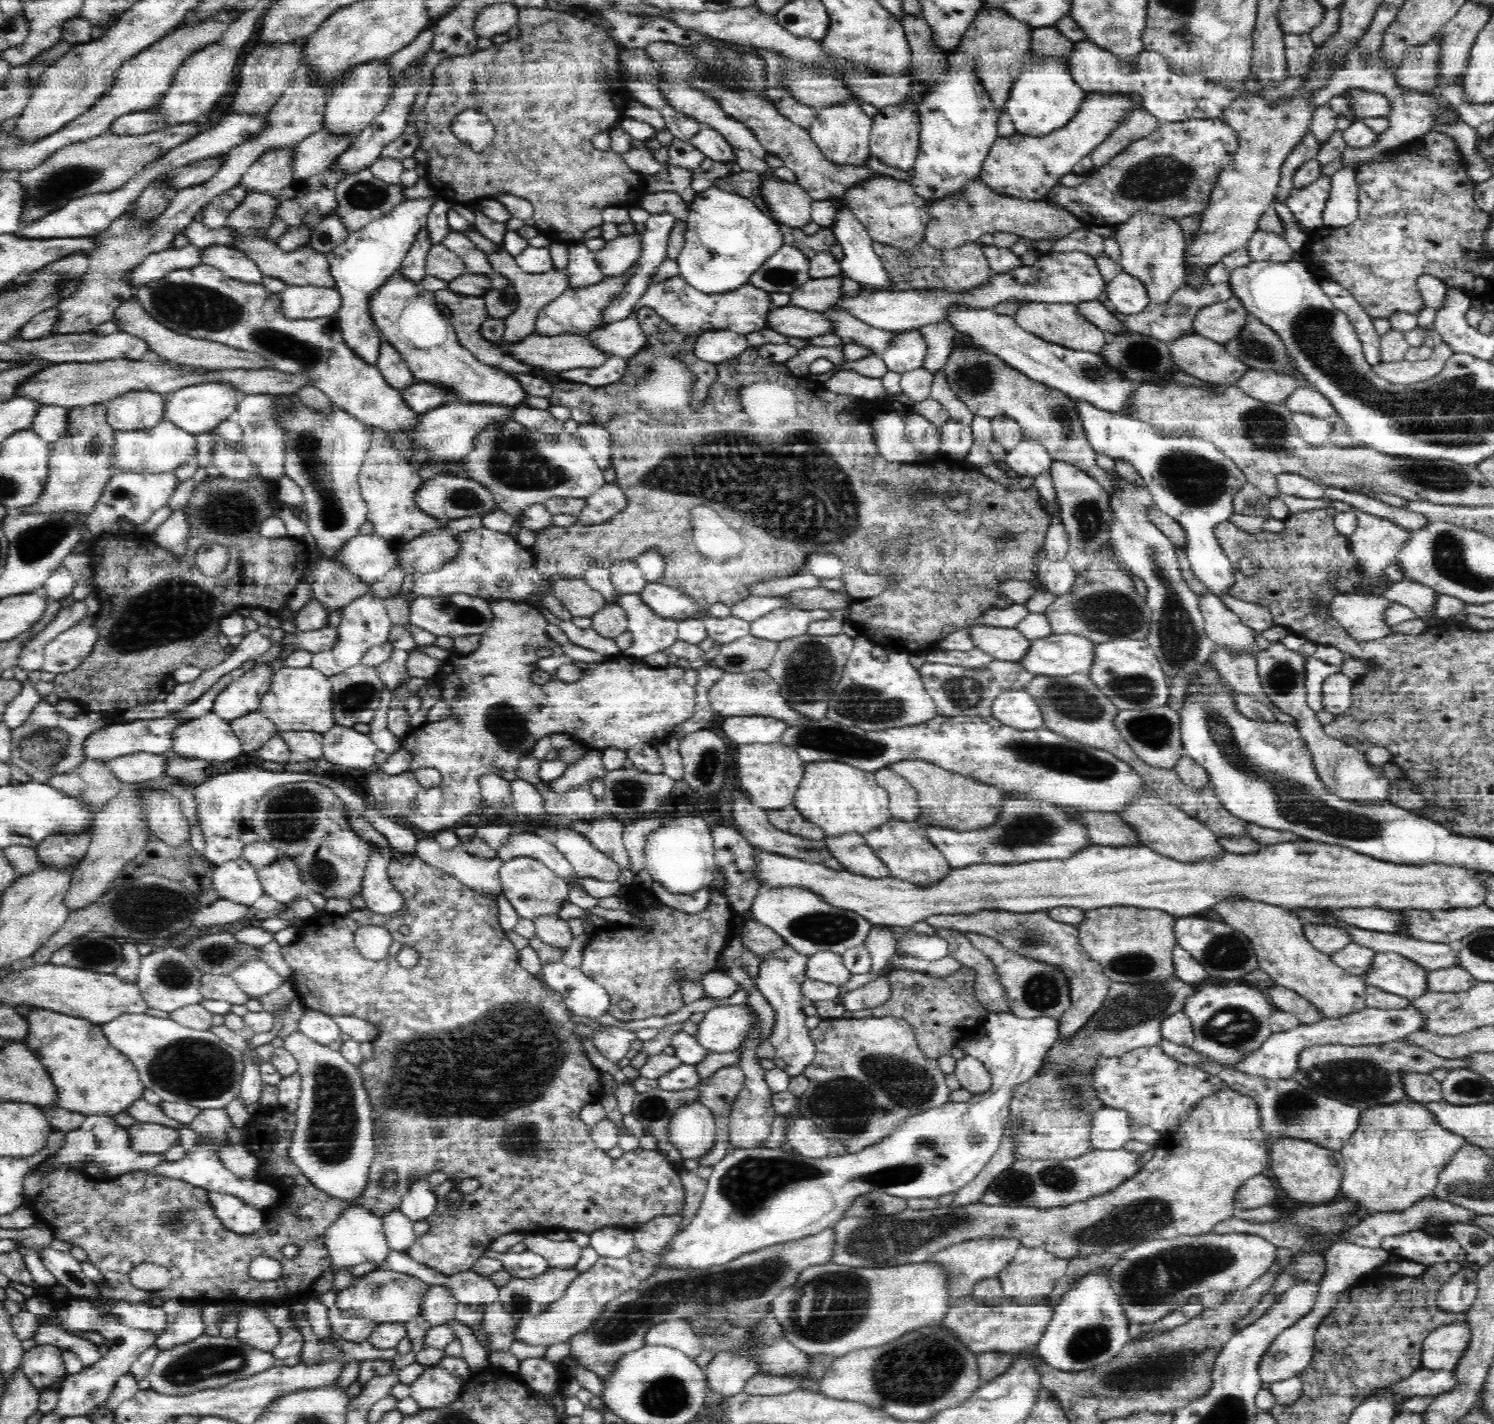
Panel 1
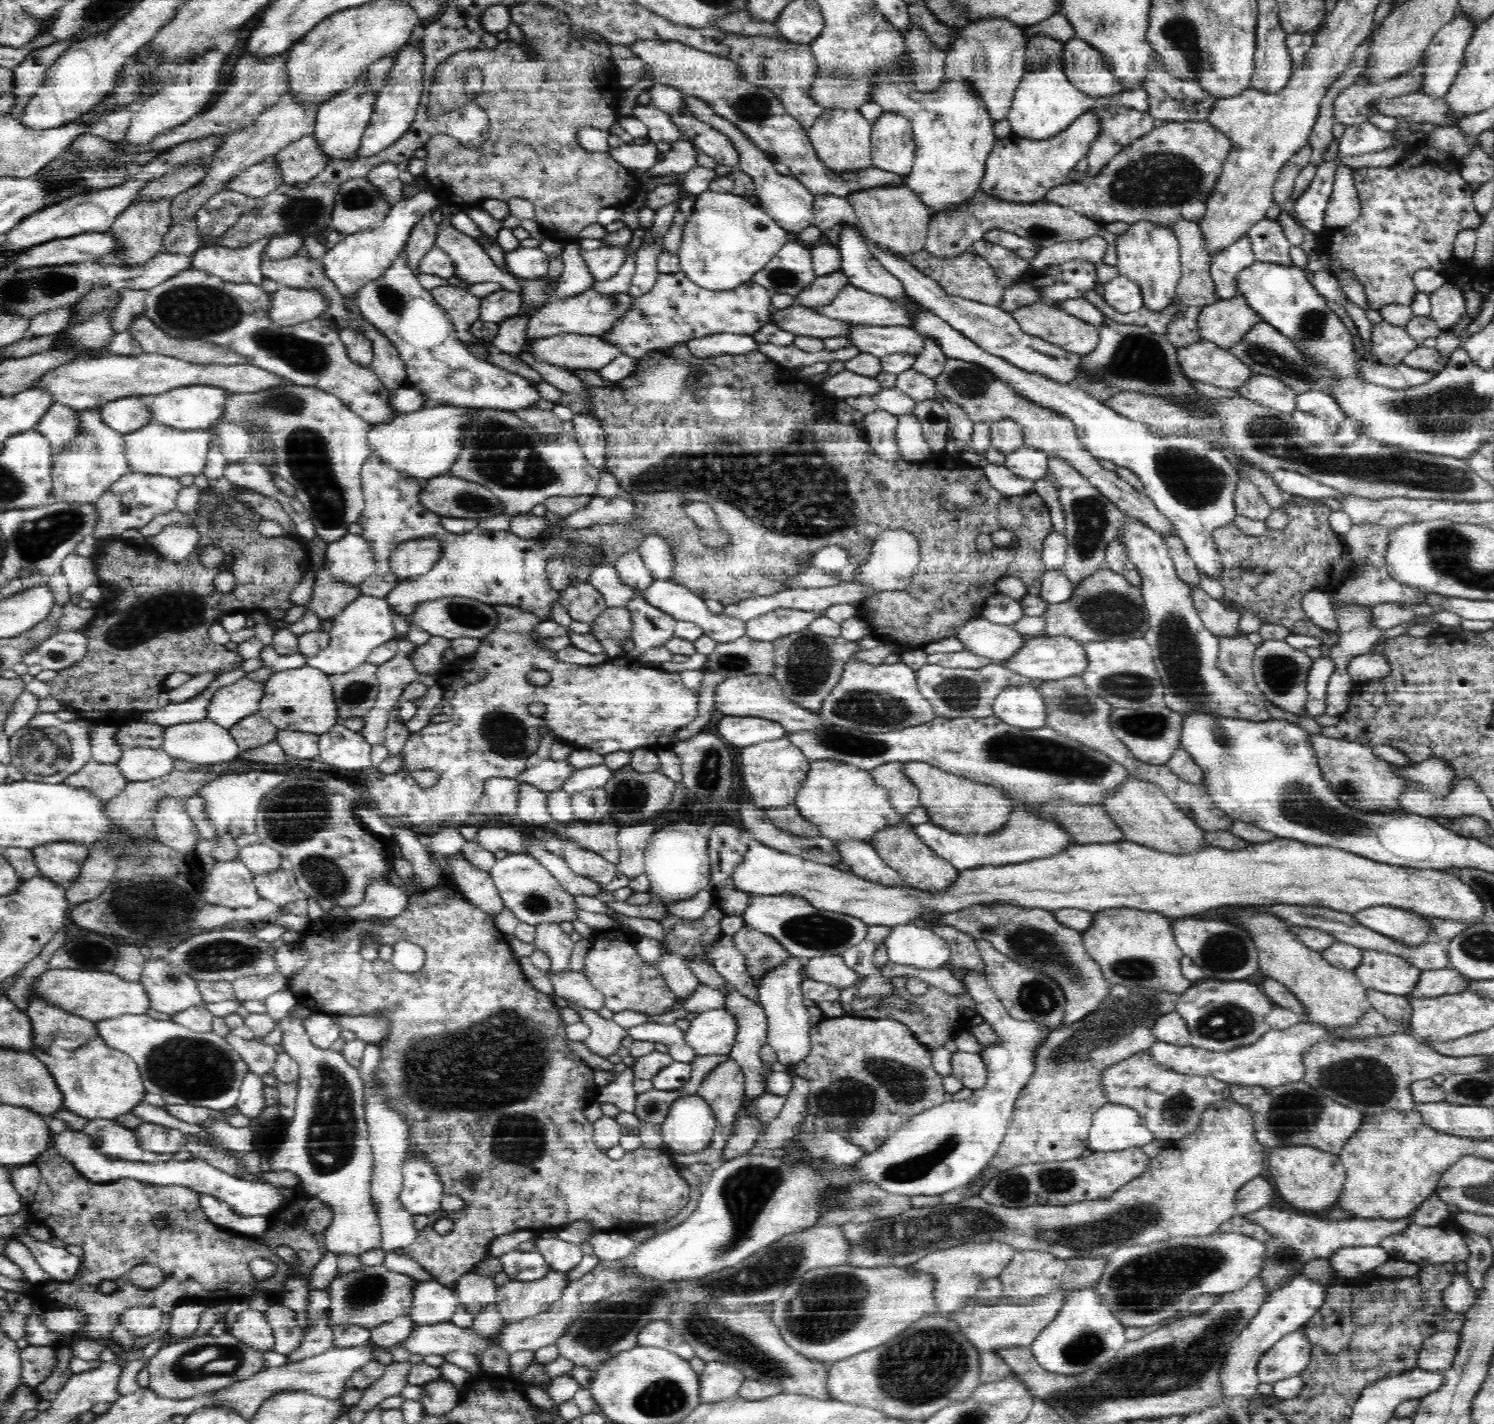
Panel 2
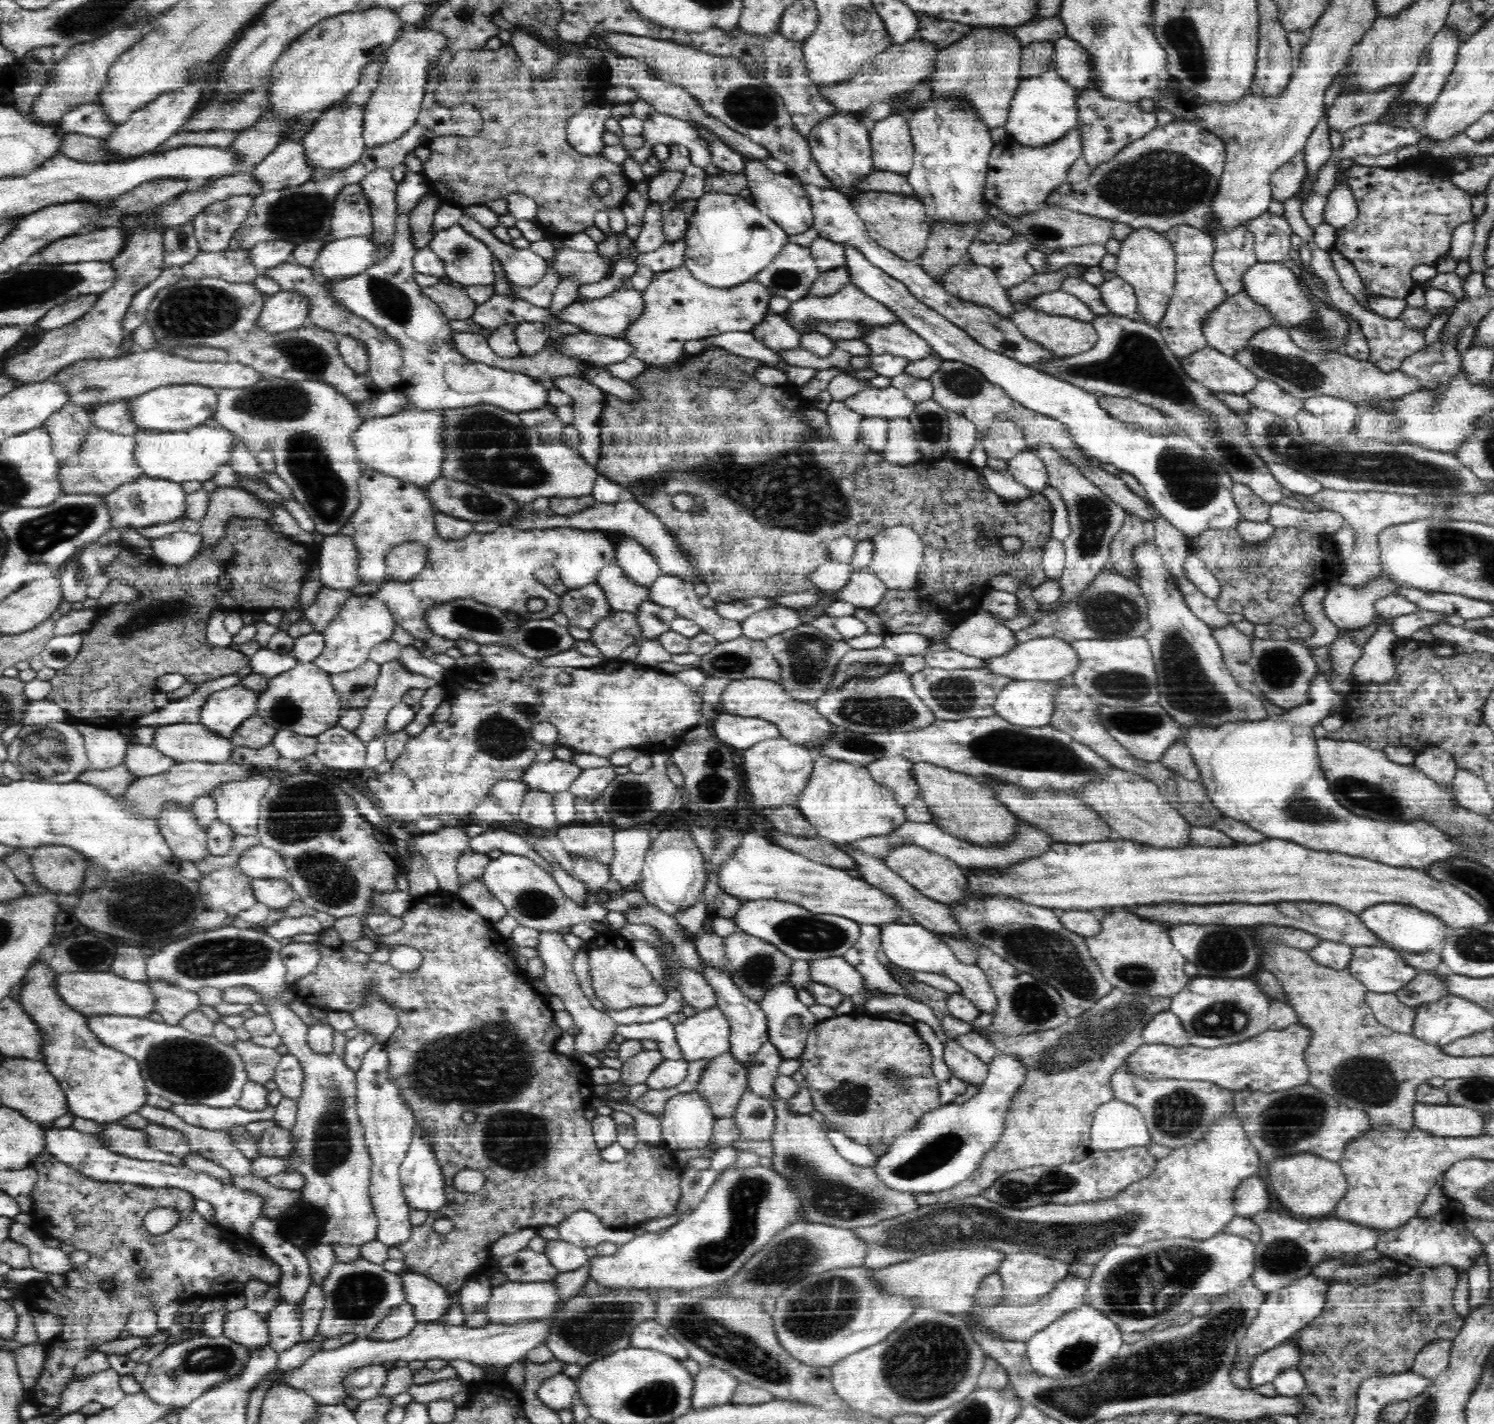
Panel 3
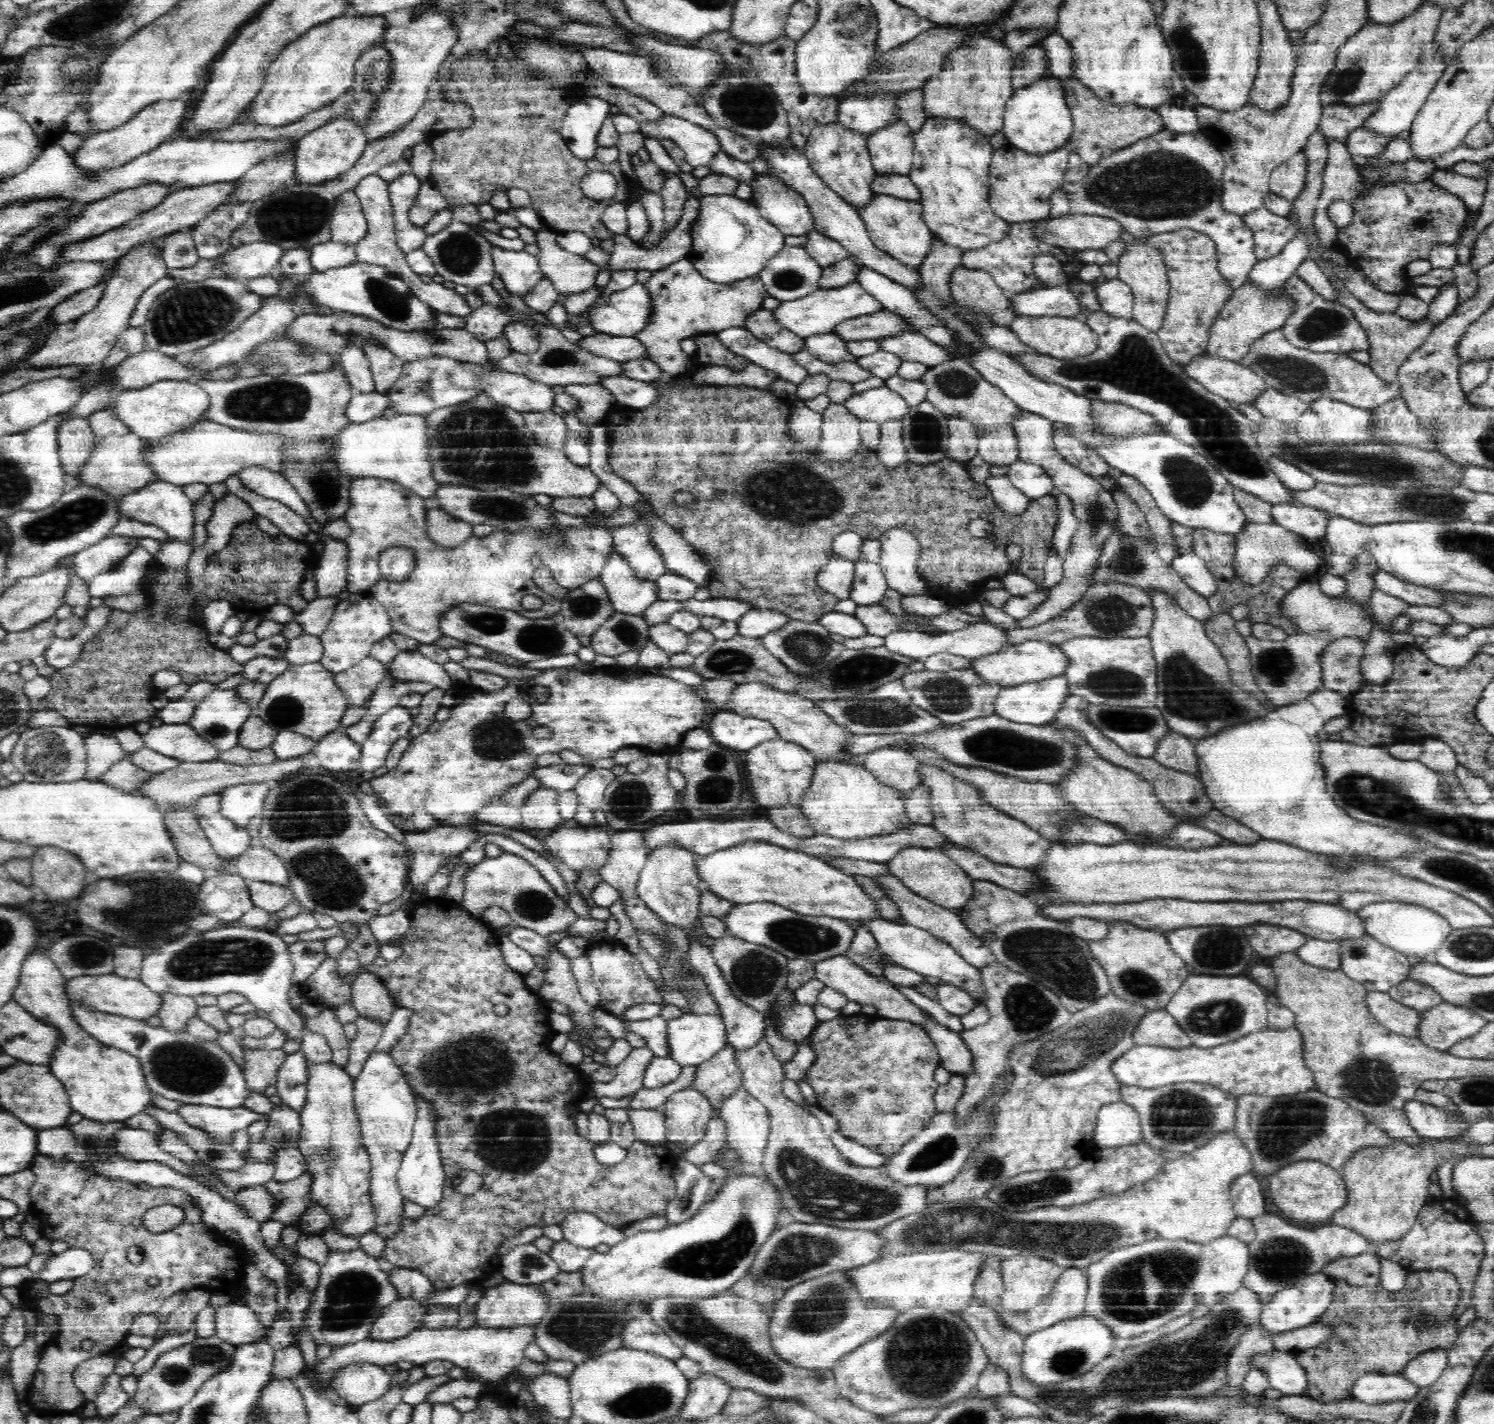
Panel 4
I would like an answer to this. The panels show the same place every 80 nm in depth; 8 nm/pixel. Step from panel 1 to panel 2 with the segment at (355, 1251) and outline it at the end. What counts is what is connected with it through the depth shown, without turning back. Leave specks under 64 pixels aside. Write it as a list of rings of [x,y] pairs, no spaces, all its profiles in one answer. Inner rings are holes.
[[[284,1016],[277,1024],[282,1031],[281,1045],[299,1065],[299,1083],[295,1100],[294,1118],[288,1125],[284,1146],[274,1157],[261,1156],[259,1167],[261,1172],[278,1172],[290,1170],[304,1181],[306,1194],[314,1194],[316,1198],[332,1206],[333,1219],[324,1233],[324,1244],[335,1256],[350,1254],[360,1256],[366,1250],[382,1247],[381,1226],[373,1202],[370,1185],[374,1152],[371,1146],[370,1130],[366,1119],[366,1086],[360,1077],[360,1070],[350,1065],[340,1052],[324,1050],[316,1047],[309,1035],[305,1033],[302,1016]]]

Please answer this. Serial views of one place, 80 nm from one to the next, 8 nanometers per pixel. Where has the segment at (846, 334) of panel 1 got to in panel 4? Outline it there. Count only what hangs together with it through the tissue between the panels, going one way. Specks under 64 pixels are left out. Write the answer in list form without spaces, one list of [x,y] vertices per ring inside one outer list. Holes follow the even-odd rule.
[[[906,332],[900,336],[880,338],[878,341],[882,350],[891,352],[902,360],[921,362],[928,367],[953,359],[920,332]]]

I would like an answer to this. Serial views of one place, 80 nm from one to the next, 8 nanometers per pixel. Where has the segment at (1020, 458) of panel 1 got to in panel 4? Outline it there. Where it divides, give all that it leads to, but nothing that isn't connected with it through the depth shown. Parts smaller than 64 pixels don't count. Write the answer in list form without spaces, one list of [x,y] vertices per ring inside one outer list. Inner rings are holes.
[[[1027,459],[1012,462],[1006,475],[1030,499],[1050,495],[1055,489],[1052,479],[1043,467],[1039,463],[1028,462]]]

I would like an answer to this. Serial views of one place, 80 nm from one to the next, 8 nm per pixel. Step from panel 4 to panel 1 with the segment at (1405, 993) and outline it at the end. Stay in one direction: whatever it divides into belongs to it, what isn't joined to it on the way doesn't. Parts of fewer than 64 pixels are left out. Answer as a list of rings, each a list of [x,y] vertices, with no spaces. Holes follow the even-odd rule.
[[[1461,966],[1427,972],[1427,992],[1467,991],[1477,980]]]

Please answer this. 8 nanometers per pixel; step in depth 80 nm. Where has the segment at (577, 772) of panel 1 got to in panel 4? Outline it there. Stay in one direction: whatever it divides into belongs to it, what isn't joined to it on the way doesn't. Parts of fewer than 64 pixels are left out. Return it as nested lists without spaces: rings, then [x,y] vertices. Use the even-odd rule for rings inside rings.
[[[591,768],[588,774],[584,778],[580,778],[578,784],[574,786],[580,804],[584,804],[584,807],[590,810],[596,810],[598,806],[603,807],[606,789],[615,778],[612,769]]]

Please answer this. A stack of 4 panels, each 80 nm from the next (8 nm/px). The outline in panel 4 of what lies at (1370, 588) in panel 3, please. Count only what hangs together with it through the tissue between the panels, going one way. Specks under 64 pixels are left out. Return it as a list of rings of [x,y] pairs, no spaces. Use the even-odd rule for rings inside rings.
[[[1316,579],[1304,581],[1288,593],[1282,603],[1282,613],[1288,615],[1292,621],[1300,626],[1298,633],[1286,635],[1284,640],[1260,640],[1256,636],[1249,635],[1244,637],[1248,651],[1250,651],[1251,671],[1255,676],[1256,682],[1261,690],[1261,695],[1272,701],[1277,707],[1286,706],[1304,700],[1308,695],[1316,692],[1318,687],[1324,687],[1322,682],[1322,656],[1324,650],[1334,638],[1342,638],[1342,636],[1351,636],[1352,638],[1360,638],[1362,645],[1368,640],[1370,632],[1372,632],[1372,622],[1369,619],[1370,614],[1359,603],[1354,603],[1352,599],[1344,600],[1340,597],[1328,597],[1321,592],[1320,586]]]

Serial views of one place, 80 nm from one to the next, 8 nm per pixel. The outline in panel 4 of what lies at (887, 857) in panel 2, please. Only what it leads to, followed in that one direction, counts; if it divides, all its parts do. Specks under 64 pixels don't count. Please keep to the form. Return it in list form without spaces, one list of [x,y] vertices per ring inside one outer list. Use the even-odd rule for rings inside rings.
[[[904,847],[889,860],[889,872],[900,879],[906,888],[944,908],[960,908],[974,894],[973,879],[966,874],[948,855],[932,848]]]

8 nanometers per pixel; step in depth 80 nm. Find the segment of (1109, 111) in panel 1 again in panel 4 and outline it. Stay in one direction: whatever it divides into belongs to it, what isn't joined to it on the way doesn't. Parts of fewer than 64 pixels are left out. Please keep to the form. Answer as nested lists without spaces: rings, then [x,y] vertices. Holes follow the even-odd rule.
[[[1007,141],[998,147],[991,156],[989,168],[988,200],[994,214],[1009,223],[1025,224],[1050,215],[1050,196],[1065,184],[1064,176],[1072,154],[1071,141],[1044,154],[1020,150]]]

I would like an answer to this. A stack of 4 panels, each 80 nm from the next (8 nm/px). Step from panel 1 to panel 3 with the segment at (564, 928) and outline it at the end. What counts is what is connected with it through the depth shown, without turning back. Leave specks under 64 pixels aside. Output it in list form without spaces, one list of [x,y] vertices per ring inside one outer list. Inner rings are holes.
[[[563,931],[540,932],[540,942],[538,942],[538,954],[544,961],[545,972],[543,974],[548,997],[558,996],[564,1003],[566,1011],[574,1018],[575,1026],[578,1027],[580,1034],[575,1037],[574,1051],[570,1054],[574,1060],[581,1060],[583,1054],[592,1054],[609,1049],[609,1043],[613,1042],[613,1036],[617,1034],[618,1024],[608,1017],[605,1010],[598,1010],[588,1000],[584,994],[582,986],[578,982],[578,977],[574,974],[573,960],[575,953],[565,944],[567,935]]]

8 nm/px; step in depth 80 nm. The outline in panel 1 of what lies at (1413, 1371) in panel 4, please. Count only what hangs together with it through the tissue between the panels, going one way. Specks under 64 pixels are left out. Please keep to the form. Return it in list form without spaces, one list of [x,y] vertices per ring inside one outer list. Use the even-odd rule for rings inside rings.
[[[1467,1321],[1438,1326],[1423,1342],[1421,1366],[1424,1369],[1451,1371],[1466,1353],[1471,1341],[1471,1330]]]

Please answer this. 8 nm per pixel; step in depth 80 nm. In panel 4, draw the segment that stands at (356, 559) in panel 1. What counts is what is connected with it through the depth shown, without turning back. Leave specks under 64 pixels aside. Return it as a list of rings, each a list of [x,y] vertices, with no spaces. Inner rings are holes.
[[[324,537],[320,541],[325,545],[324,553],[317,559],[315,566],[316,581],[312,584],[312,589],[317,592],[316,599],[322,599],[328,596],[335,596],[348,588],[348,547],[345,540],[330,539]]]

